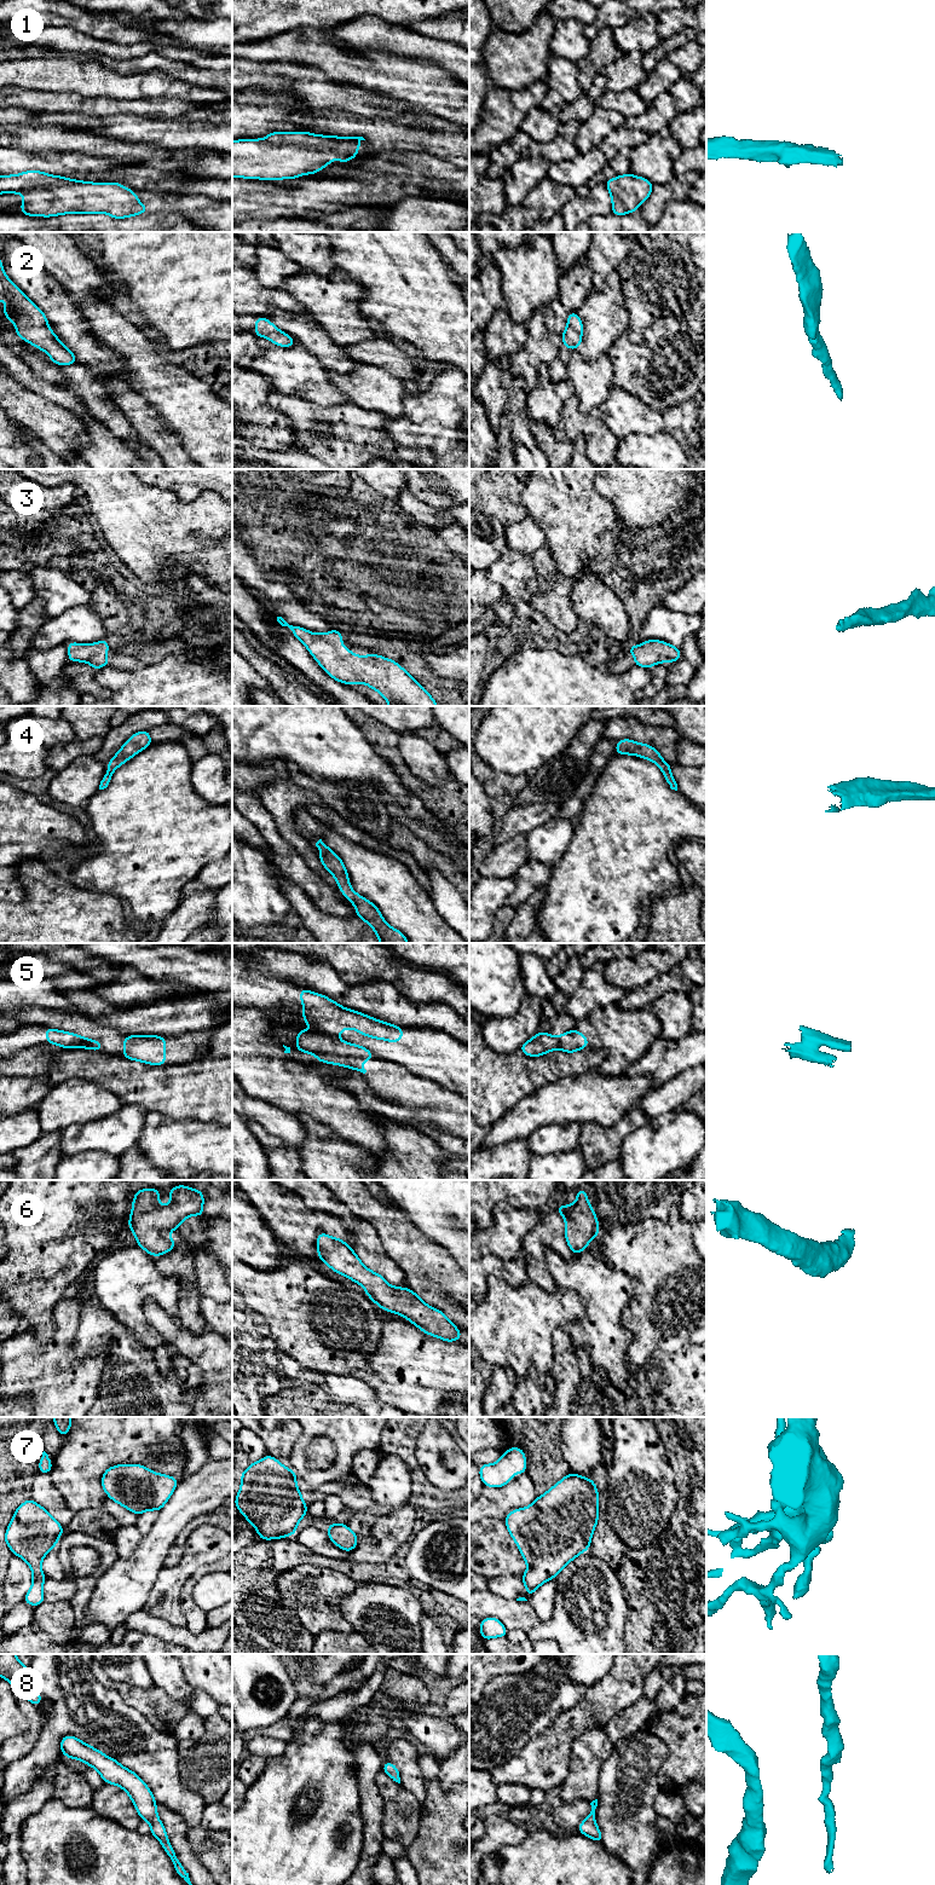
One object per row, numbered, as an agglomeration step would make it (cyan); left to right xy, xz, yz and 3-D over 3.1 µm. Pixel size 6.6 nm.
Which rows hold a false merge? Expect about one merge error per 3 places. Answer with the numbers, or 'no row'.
5

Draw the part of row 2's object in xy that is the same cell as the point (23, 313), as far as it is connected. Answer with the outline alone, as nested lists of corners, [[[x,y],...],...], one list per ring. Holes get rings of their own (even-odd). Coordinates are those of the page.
[[[0,260],[0,297],[5,297],[10,306],[1,310],[5,317],[16,326],[16,336],[28,343],[45,351],[57,365],[71,365],[77,363],[75,354],[67,348],[48,328],[48,320],[36,305],[6,276]]]

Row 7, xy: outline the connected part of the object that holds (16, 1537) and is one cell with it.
[[[30,1498],[13,1513],[4,1540],[13,1555],[25,1560],[33,1572],[33,1585],[23,1602],[37,1607],[45,1601],[42,1586],[46,1575],[41,1562],[63,1533],[63,1526]]]

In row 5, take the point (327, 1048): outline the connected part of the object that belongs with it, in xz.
[[[307,1030],[296,1033],[296,1050],[313,1054],[322,1063],[347,1066],[365,1074],[362,1063],[375,1058],[365,1047],[341,1041],[336,1036]]]

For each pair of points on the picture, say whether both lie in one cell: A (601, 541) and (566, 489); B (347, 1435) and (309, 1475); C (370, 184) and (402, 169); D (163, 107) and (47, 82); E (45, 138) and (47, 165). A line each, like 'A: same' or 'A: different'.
A: same
B: same
C: different
D: different
E: different

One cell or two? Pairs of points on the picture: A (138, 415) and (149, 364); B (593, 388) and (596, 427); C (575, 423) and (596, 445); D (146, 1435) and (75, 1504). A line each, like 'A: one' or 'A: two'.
A: two
B: two
C: one
D: one

